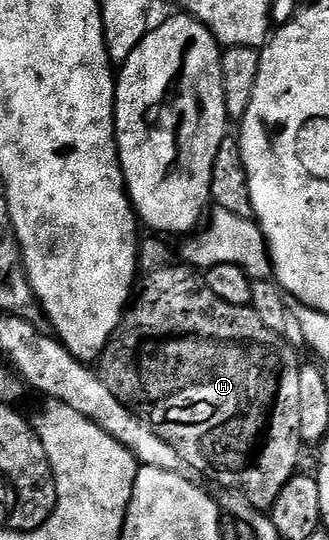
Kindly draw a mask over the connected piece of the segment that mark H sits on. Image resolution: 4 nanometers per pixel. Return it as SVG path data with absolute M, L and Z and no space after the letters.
M189 265L175 266L155 268L154 271L146 271L140 276L131 302L121 316L121 323L109 338L105 350L101 352L101 380L103 385L107 385L107 389L111 389L111 393L115 393L115 397L119 397L119 401L128 411L147 423L155 434L167 445L171 445L171 449L175 449L175 453L179 453L186 468L190 467L191 470L206 475L211 482L218 483L225 491L241 492L256 511L268 512L275 505L279 493L283 493L283 485L287 485L287 481L291 481L291 477L299 471L297 462L301 459L301 451L303 452L299 433L299 373L303 366L302 360L297 360L298 352L286 343L284 335L276 335L271 329L267 329L267 325L263 325L263 321L259 321L252 307L227 305L227 301L215 297L215 293L207 289L204 274L200 270Z

